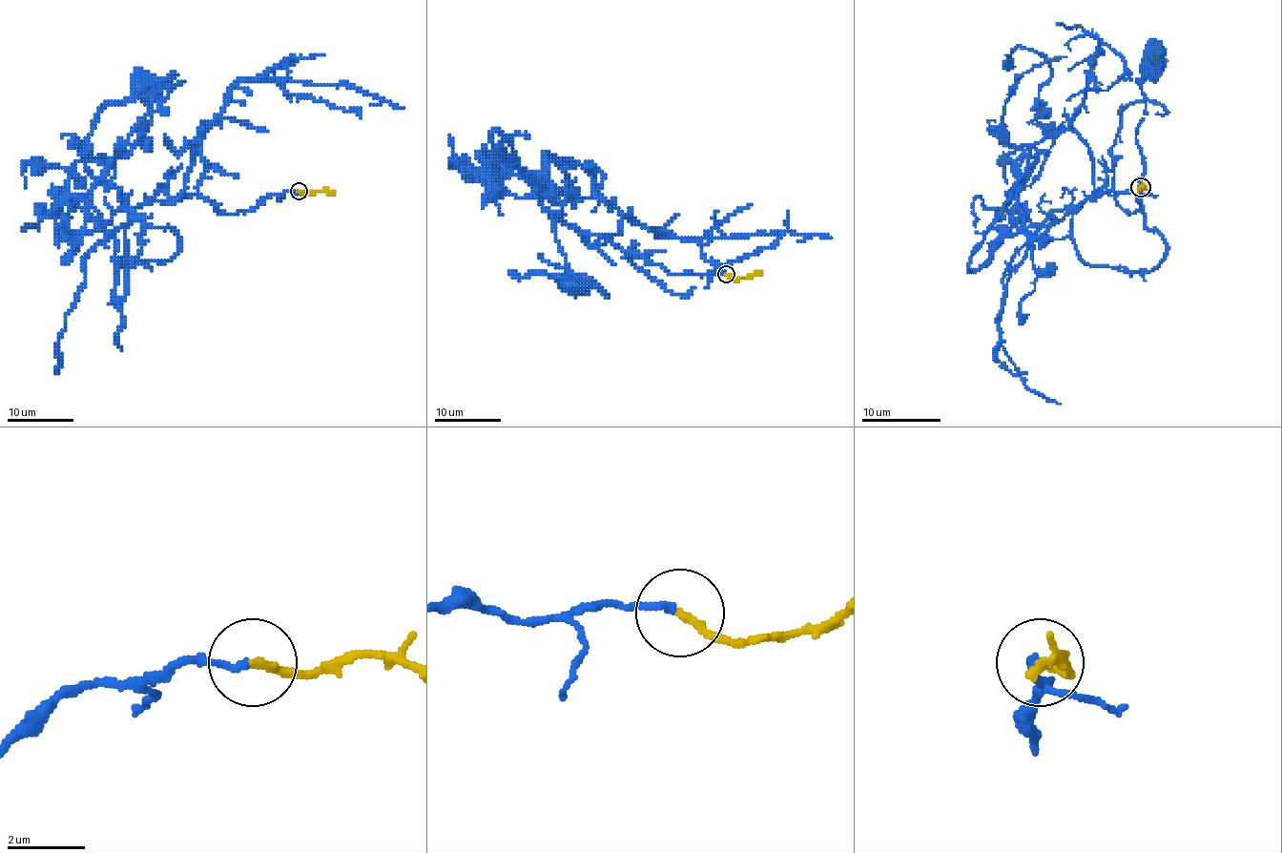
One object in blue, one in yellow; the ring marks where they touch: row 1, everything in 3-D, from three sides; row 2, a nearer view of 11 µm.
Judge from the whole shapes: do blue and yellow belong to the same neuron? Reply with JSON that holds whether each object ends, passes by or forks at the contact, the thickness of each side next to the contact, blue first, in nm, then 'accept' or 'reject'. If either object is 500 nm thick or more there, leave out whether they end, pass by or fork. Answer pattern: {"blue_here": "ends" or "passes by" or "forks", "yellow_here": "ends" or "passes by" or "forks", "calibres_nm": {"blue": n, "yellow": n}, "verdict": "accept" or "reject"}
{"blue_here": "ends", "yellow_here": "ends", "calibres_nm": {"blue": 160, "yellow": 200}, "verdict": "accept"}

